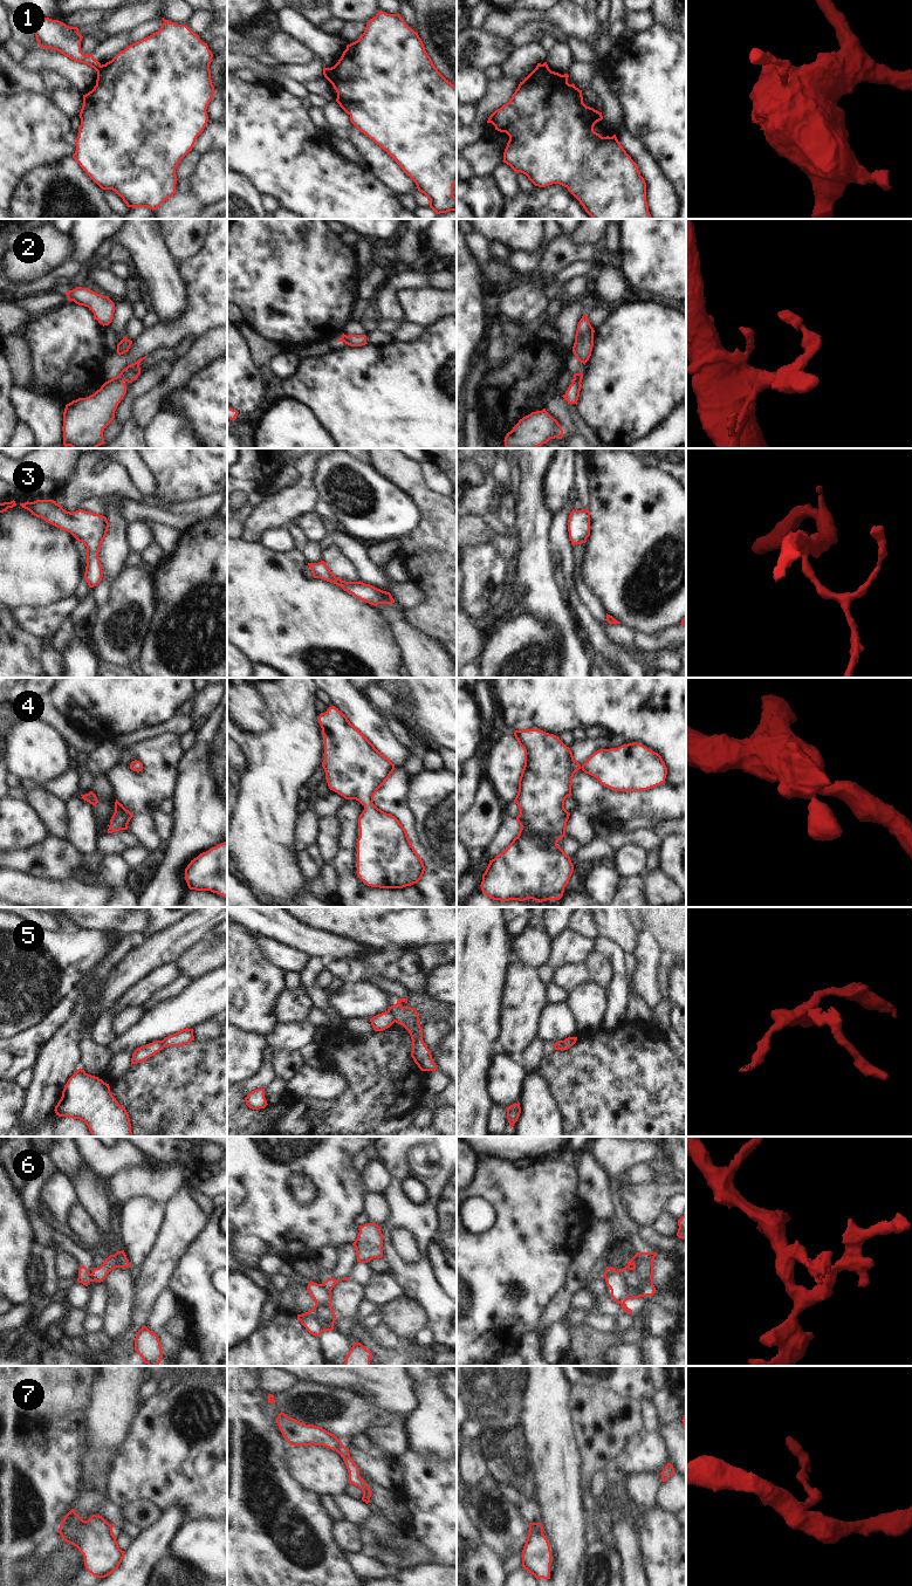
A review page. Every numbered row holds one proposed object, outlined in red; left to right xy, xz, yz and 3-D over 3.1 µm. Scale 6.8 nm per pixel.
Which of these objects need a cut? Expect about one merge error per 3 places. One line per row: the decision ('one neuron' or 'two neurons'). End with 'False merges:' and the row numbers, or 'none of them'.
1: two neurons
2: one neuron
3: one neuron
4: one neuron
5: two neurons
6: two neurons
7: two neurons
False merges: 1, 5, 6, 7

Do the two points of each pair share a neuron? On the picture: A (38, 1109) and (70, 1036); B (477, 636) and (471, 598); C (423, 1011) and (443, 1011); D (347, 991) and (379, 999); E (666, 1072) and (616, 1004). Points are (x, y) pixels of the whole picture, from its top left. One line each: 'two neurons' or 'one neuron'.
A: one neuron
B: two neurons
C: one neuron
D: one neuron
E: two neurons

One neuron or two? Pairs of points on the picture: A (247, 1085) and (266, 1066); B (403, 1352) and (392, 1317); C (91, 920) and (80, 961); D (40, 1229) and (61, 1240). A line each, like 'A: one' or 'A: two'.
A: one
B: two
C: two
D: one

